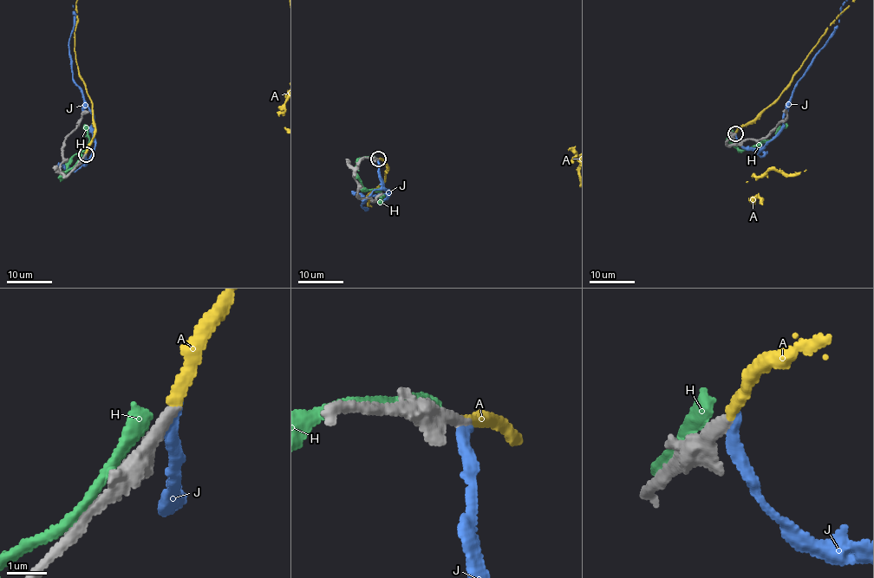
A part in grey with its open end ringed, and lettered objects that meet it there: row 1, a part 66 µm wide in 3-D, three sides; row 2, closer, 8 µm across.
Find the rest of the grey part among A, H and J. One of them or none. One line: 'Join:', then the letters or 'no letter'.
Join: A

